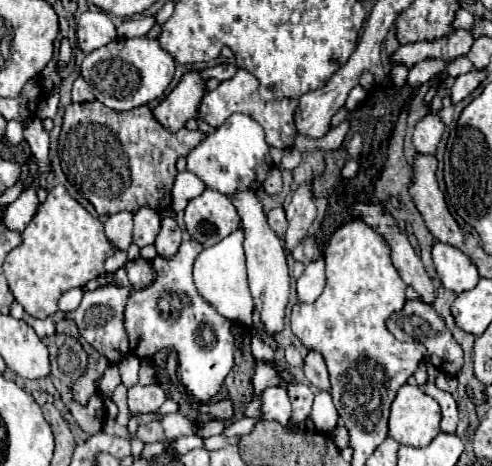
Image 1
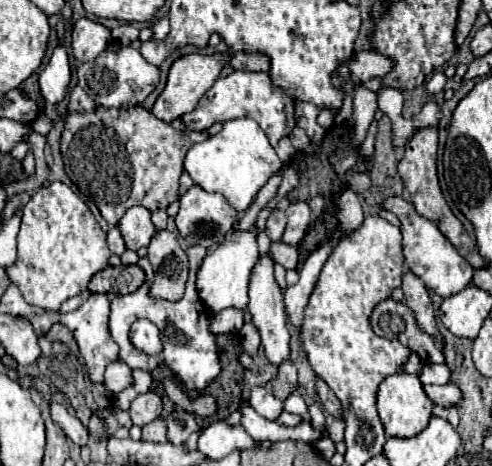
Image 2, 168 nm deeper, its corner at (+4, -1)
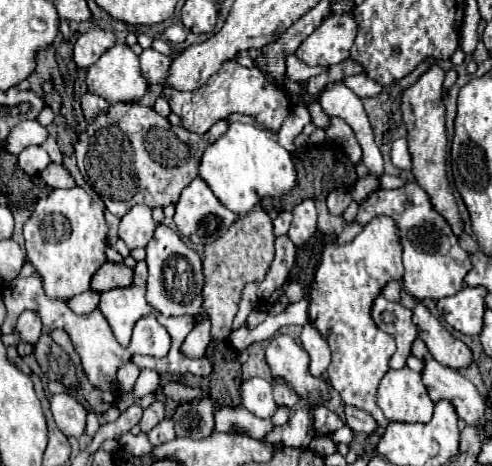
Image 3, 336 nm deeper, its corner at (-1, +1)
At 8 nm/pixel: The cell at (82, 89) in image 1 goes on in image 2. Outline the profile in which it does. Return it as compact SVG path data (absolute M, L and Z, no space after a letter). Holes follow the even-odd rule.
M76 85L70 93L70 103L68 103L68 111L92 111L96 107L94 99L80 87Z

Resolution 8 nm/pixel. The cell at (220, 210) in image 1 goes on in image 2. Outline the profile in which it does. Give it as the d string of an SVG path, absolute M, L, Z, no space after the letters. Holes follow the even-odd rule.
M194 185L190 187L182 199L180 199L180 211L176 215L176 227L180 235L190 243L190 245L202 245L206 249L218 245L224 235L234 227L238 221L238 213L228 205L228 201L220 193L208 193L202 187Z

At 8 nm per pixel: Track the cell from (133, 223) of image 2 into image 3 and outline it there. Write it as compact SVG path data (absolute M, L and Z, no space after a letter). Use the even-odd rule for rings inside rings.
M135 205L119 225L119 239L125 241L129 249L147 247L153 237L157 223L151 217L151 209L147 205Z

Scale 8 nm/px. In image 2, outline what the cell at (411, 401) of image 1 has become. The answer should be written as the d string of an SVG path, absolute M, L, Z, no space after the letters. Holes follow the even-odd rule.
M396 373L382 381L376 407L378 407L378 415L386 429L386 437L410 439L410 437L422 433L426 429L426 423L432 417L432 403L430 403L430 399L426 399L420 379L416 375L408 375L408 373Z

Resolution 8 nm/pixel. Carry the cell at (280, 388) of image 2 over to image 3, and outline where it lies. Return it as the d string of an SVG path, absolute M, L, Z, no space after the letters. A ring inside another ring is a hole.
M273 381L273 395L275 395L275 403L279 407L287 407L287 409L293 409L295 403L299 401L297 393L289 385L283 385L279 381Z

